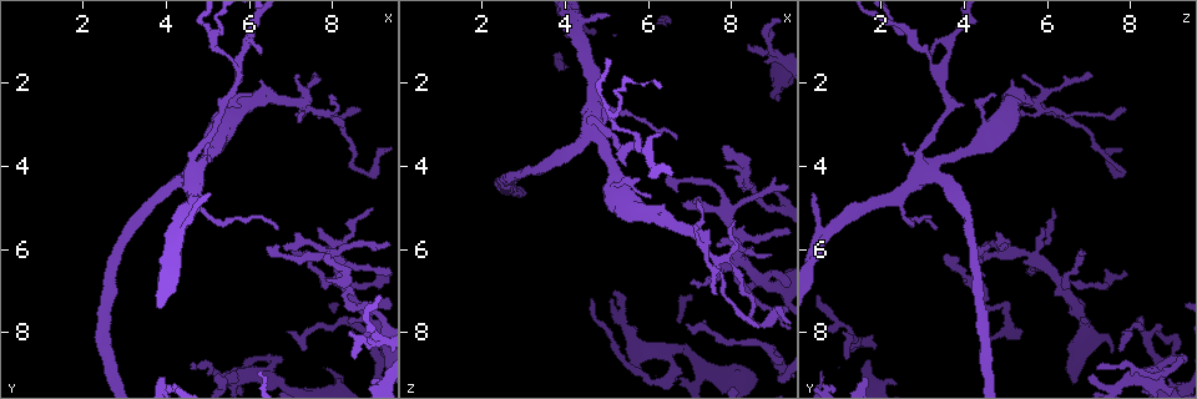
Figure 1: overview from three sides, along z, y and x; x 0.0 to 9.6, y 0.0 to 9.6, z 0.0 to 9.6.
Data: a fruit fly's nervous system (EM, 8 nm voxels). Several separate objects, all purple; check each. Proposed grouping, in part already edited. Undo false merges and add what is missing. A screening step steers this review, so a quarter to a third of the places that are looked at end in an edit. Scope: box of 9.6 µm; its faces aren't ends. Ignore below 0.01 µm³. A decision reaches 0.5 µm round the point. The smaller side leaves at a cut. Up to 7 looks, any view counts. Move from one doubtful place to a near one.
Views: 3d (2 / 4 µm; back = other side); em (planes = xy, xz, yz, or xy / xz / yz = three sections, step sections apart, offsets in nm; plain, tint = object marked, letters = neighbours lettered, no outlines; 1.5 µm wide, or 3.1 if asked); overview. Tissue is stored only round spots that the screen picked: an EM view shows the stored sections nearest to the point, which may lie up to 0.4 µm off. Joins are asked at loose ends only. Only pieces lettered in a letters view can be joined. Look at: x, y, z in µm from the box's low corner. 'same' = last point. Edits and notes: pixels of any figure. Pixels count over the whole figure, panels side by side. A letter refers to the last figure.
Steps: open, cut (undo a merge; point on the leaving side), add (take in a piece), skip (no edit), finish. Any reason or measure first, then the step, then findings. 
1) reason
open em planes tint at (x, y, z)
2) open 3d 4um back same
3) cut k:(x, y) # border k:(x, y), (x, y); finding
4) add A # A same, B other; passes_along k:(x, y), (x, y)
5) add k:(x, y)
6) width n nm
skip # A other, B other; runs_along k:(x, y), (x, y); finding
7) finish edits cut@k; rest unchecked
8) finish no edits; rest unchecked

abrupt turn
open em yz step 4 tint at (8.90, 4.15, 7.80)

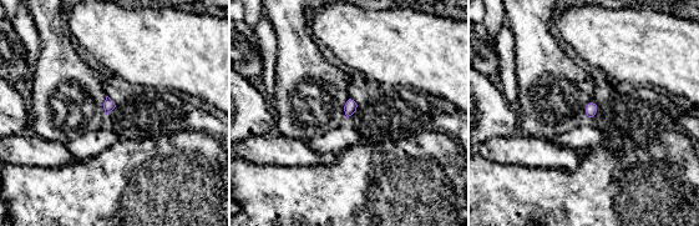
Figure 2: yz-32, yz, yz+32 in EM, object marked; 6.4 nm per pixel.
open em planes tint same

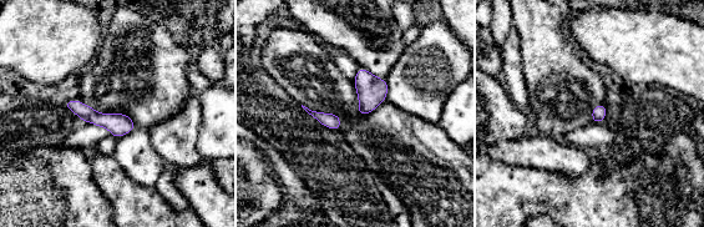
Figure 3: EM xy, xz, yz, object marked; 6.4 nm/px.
what lies round it
open em planes letters same

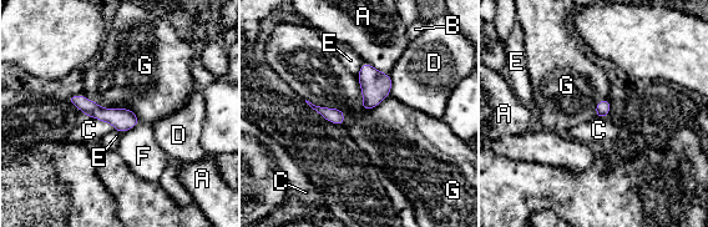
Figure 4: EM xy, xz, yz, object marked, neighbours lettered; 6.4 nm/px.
width 150 nm
skip # A other, B other, C other, D other, E other, F other, G other; border 4:(355, 75), (363, 110), (389, 95); all the same neuron

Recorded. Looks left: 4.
free end
open em planes letters at (6.65, 5.55, 3.35)

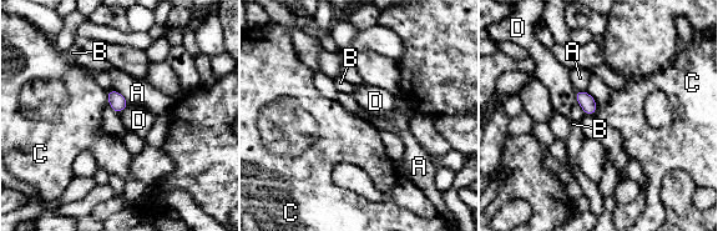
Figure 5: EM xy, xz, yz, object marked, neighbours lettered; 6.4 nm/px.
skip # A other, B other, C other, D other; border 5:(105, 91), (109, 104); none of them fits

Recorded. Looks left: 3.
open em planes tint at (7.25, 2.50, 5.75)

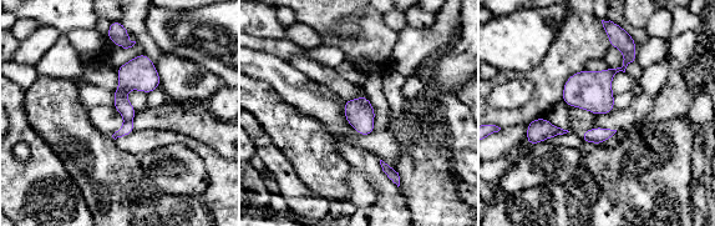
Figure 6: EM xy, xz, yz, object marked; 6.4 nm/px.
see the neighbours
open em planes letters same

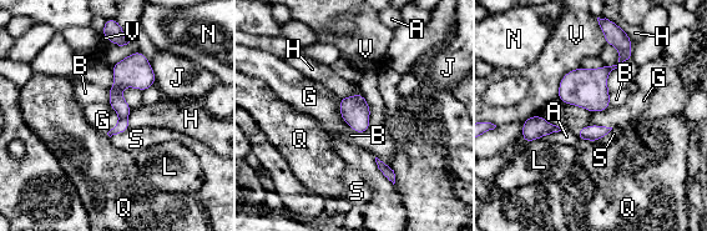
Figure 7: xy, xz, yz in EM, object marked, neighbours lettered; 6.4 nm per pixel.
skip # A other, B other, G other, H other, J other, L other, N other, Q other, S other, V other; all the same neuron

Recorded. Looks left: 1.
finish no edits; rest unchecked

